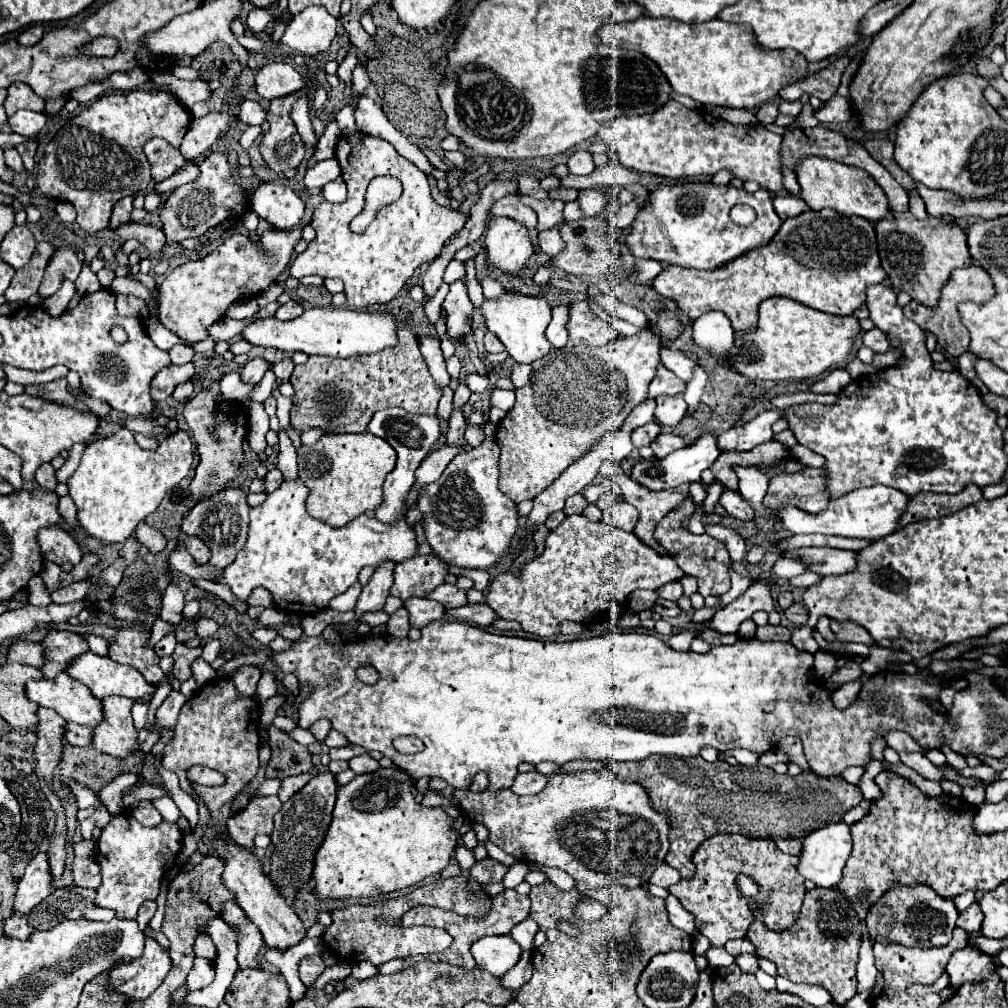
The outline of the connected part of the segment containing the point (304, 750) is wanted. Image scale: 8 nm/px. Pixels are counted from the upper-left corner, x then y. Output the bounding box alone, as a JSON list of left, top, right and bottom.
[265,728,313,780]

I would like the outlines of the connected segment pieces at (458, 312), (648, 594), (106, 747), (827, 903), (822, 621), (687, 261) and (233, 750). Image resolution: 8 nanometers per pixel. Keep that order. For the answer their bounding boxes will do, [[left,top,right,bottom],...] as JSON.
[[443,280,473,342],[629,590,659,612],[93,696,137,758],[747,888,863,1006],[817,616,837,642],[625,182,781,270],[163,678,259,810]]

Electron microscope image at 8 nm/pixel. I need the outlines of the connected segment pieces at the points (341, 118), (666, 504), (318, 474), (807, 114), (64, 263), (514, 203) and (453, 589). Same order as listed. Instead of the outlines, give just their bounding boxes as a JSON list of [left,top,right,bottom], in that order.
[[337,106,357,134],[617,474,685,546],[299,434,395,528],[793,103,819,128],[37,248,81,300],[491,192,539,250],[427,582,467,610]]

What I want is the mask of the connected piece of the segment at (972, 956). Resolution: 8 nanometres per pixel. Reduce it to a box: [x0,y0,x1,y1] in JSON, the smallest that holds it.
[947,946,995,988]

